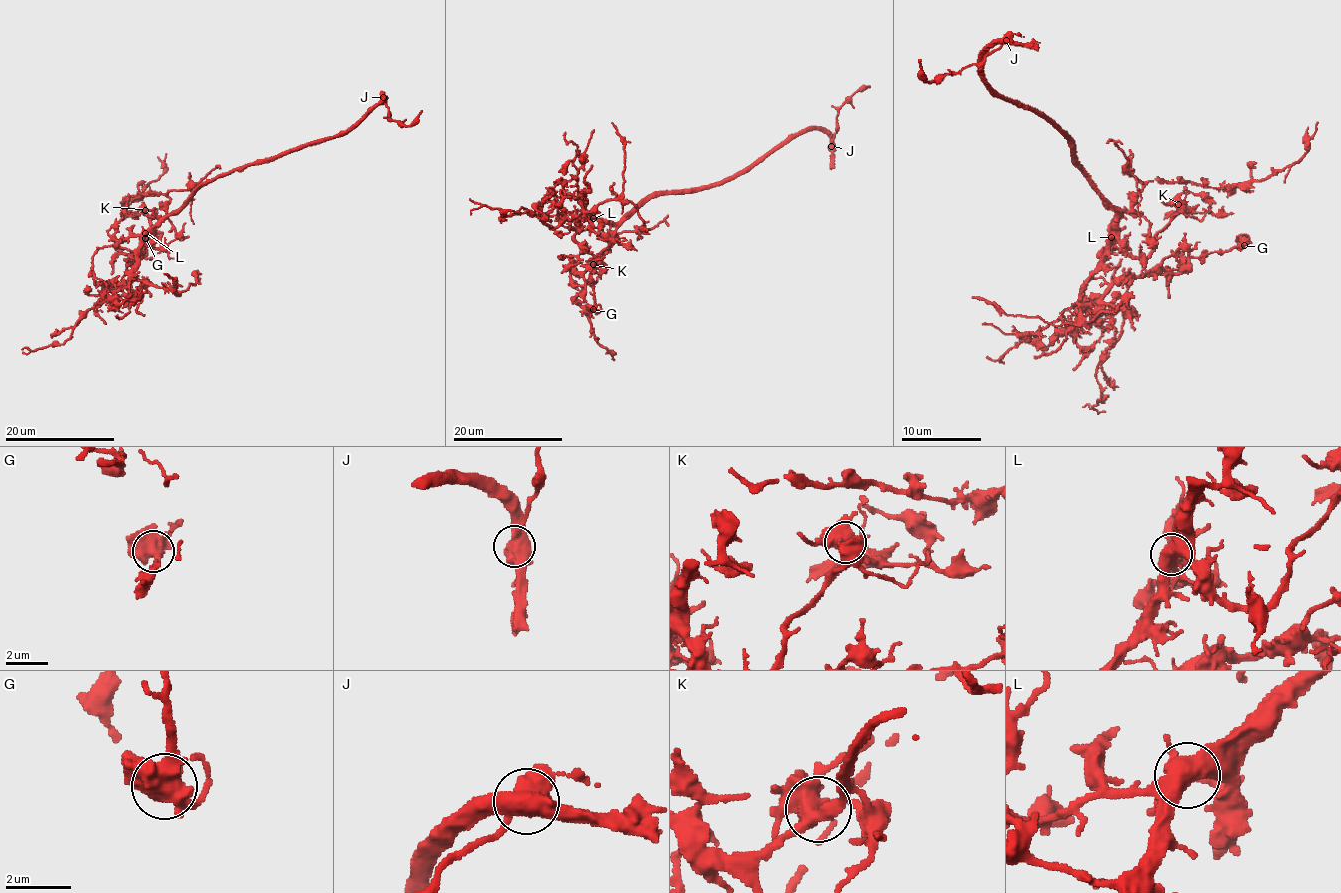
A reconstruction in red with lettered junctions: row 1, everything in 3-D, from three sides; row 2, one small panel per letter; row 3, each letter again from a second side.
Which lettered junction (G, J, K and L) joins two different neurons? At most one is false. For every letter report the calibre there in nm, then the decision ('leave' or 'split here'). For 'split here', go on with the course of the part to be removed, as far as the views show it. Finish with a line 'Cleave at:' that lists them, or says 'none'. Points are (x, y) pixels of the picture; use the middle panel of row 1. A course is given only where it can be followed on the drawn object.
G: 550 nm | leave
J: 600 nm | split here | (831, 145), (839, 109), (858, 89), (869, 85)
K: 480 nm | leave
L: 480 nm | leave
Cleave at: J

